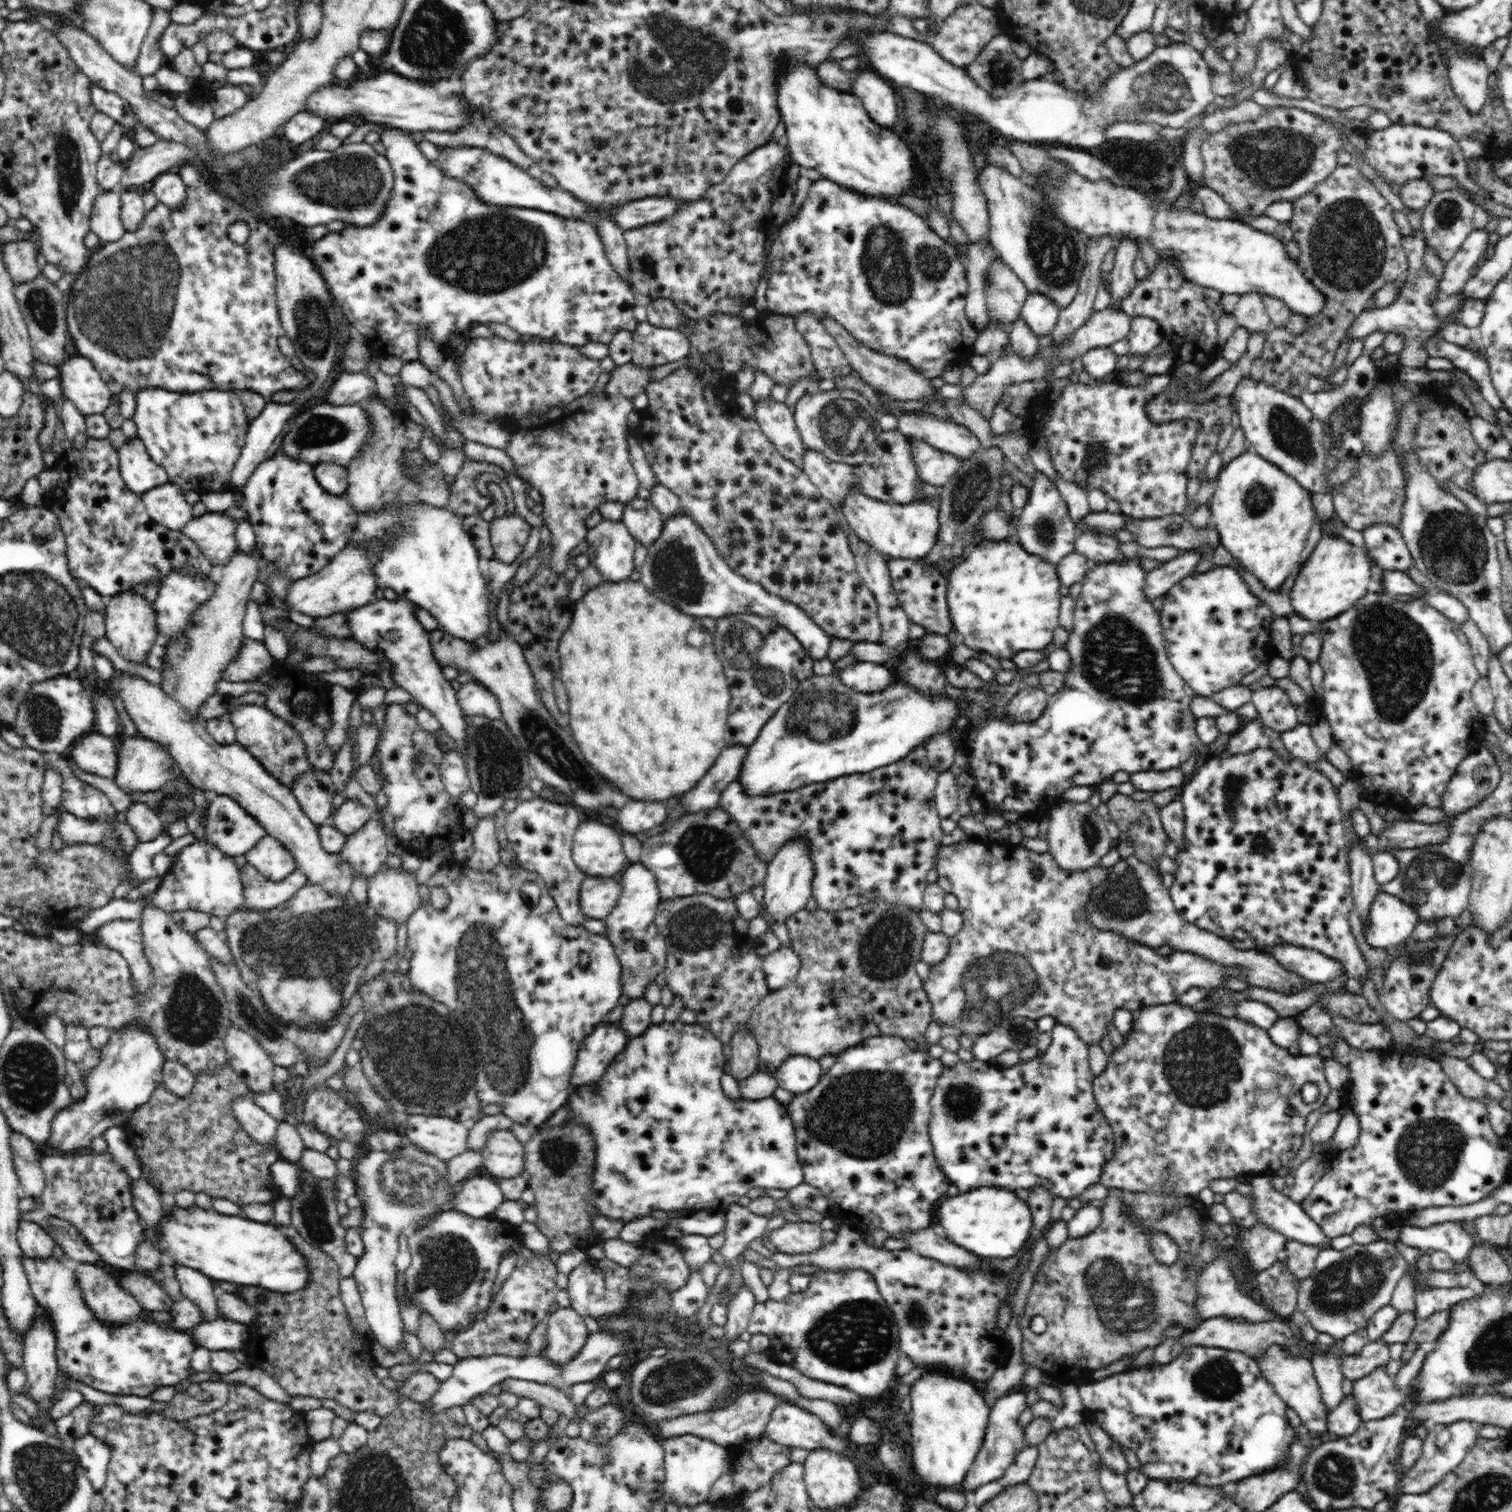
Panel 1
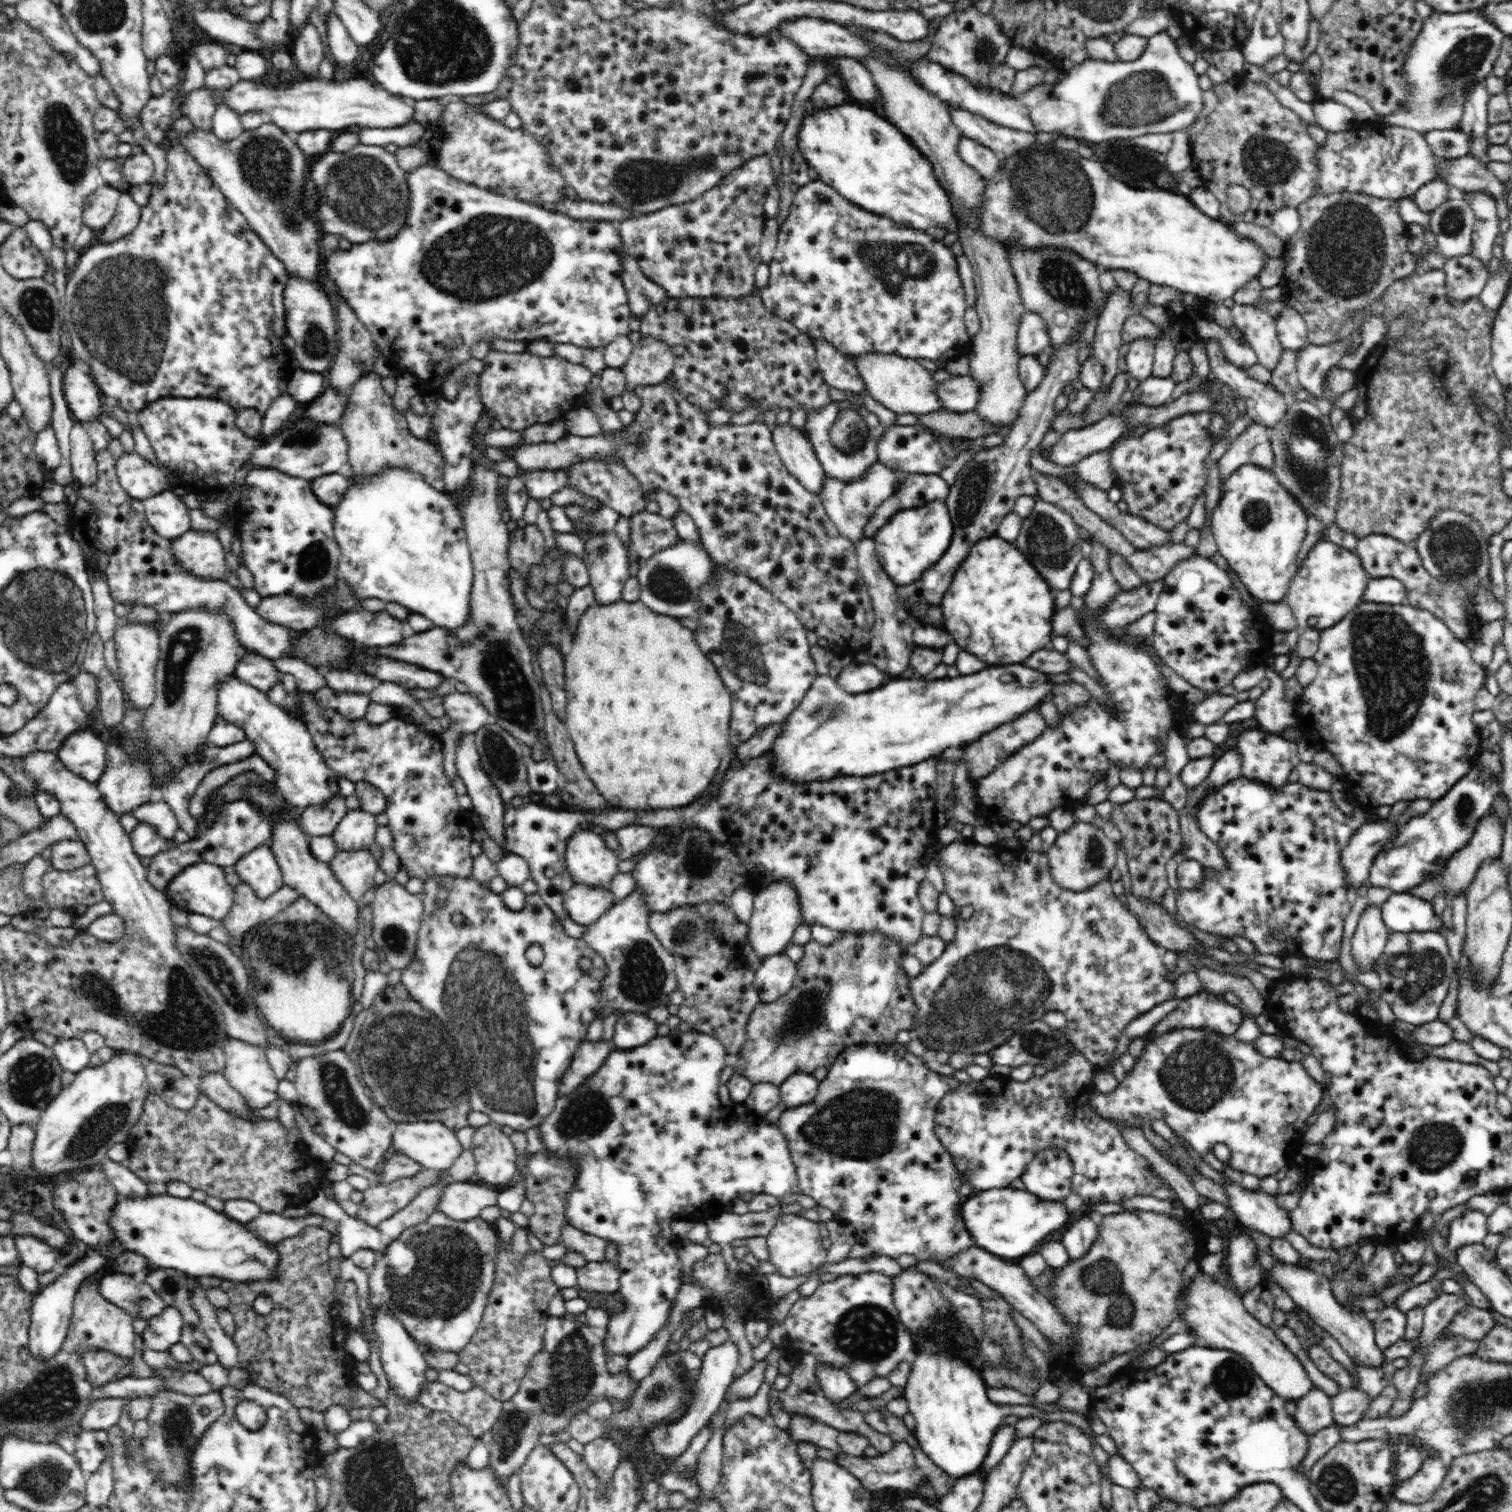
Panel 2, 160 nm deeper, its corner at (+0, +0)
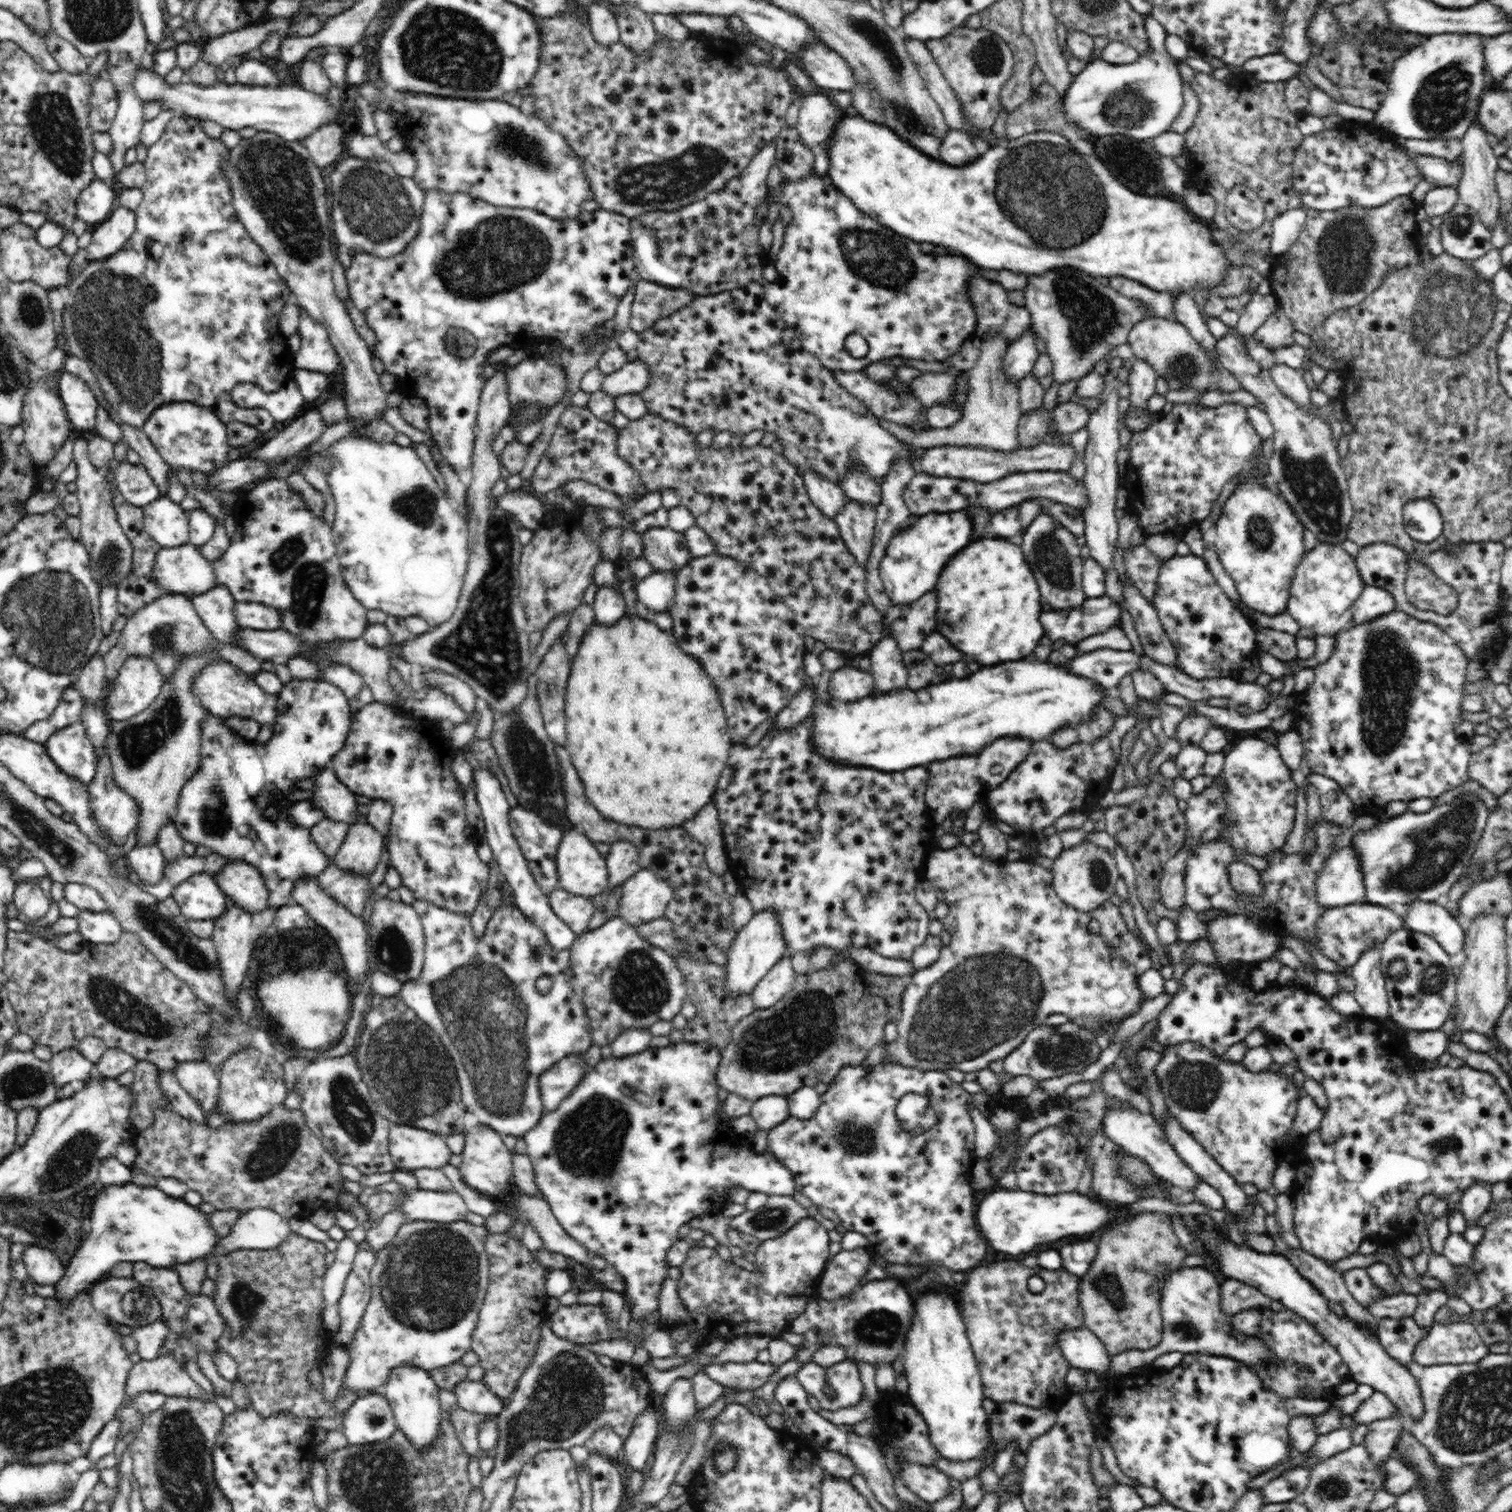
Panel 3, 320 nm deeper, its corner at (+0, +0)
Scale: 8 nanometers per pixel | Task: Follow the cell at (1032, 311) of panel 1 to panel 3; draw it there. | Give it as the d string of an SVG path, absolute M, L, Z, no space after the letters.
M1031 326L1018 340L1010 343L1003 358L1004 372L1017 383L1024 376L1031 374L1039 357L1034 339L1038 337Z

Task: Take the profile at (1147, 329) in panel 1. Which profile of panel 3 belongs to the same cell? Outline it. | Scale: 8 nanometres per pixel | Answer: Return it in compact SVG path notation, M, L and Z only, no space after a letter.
M1136 358L1130 368L1127 384L1130 387L1131 408L1147 410L1146 404L1148 404L1150 396L1154 394L1157 384L1154 369L1147 362Z

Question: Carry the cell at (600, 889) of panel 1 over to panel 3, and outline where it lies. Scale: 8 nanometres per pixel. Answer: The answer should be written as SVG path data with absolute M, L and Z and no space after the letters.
M562 888L553 890L547 897L556 916L564 920L577 935L588 930L588 922L595 911L590 898L570 894Z

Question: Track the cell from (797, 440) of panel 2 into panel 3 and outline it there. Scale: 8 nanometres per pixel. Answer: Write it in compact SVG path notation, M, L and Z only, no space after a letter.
M798 470L798 474L804 479L806 492L812 502L830 521L835 521L838 512L848 502L844 489L813 470L806 470L806 472Z

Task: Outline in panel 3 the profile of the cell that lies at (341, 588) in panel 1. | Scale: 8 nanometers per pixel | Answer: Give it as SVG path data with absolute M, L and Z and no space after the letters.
M238 602L234 606L233 613L242 629L275 631L280 629L282 624L278 610L264 604Z

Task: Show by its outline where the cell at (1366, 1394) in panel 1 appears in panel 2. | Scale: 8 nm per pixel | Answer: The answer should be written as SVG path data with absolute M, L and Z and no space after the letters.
M1343 1388L1338 1394L1330 1397L1333 1422L1342 1427L1356 1424L1360 1419L1366 1418L1368 1407L1373 1399L1361 1388Z

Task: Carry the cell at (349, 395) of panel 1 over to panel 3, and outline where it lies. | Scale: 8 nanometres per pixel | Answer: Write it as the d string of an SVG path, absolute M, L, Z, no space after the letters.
M319 408L306 411L265 445L254 449L251 458L257 458L260 462L263 460L282 464L286 458L292 458L296 452L312 444L326 427L328 426L322 420Z

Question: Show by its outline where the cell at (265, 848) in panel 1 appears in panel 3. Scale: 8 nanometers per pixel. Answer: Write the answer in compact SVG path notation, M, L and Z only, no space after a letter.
M247 862L228 863L214 874L219 889L246 912L268 908L268 891L261 872Z

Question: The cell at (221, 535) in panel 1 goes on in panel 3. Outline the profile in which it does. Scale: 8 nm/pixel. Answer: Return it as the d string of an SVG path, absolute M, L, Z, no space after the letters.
M192 543L177 548L162 548L158 552L156 564L154 564L153 577L160 589L164 589L170 595L200 595L209 592L216 587L216 573L212 562L209 562L201 554L200 547Z

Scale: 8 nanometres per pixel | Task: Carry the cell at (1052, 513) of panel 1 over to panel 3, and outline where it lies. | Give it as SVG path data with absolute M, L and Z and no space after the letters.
M1041 513L1022 534L1020 539L1022 552L1038 580L1040 596L1046 604L1050 604L1052 610L1073 610L1081 608L1087 597L1083 592L1083 565L1084 558L1081 557L1081 548L1077 544L1076 537L1064 526L1060 528L1054 518Z

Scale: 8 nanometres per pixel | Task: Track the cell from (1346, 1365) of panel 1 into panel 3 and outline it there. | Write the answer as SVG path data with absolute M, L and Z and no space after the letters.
M1460 1321L1434 1323L1424 1340L1418 1340L1412 1358L1422 1366L1474 1364L1490 1354L1474 1324Z

